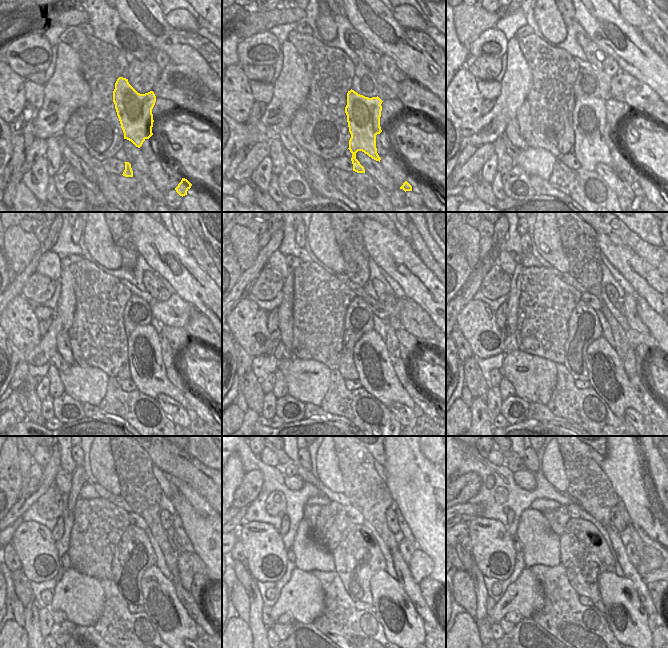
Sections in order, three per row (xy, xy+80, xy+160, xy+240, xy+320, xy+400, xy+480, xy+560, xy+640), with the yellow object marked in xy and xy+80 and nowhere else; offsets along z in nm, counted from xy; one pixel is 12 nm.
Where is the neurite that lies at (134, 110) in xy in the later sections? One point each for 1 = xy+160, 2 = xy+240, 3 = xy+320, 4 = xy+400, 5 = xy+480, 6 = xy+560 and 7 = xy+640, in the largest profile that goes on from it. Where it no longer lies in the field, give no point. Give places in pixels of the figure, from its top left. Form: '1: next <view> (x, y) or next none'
1: next xy+160 (589, 117)
2: next xy+240 (148, 373)
3: next xy+320 (376, 374)
4: next xy+400 (606, 374)
5: next xy+480 (160, 601)
6: next xy+560 (390, 603)
7: next xy+640 (626, 618)

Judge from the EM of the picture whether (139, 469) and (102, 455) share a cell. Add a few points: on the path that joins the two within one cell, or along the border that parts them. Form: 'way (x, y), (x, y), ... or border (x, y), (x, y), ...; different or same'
border (110, 446), (119, 482); different

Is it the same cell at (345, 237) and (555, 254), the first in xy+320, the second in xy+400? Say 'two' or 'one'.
two

